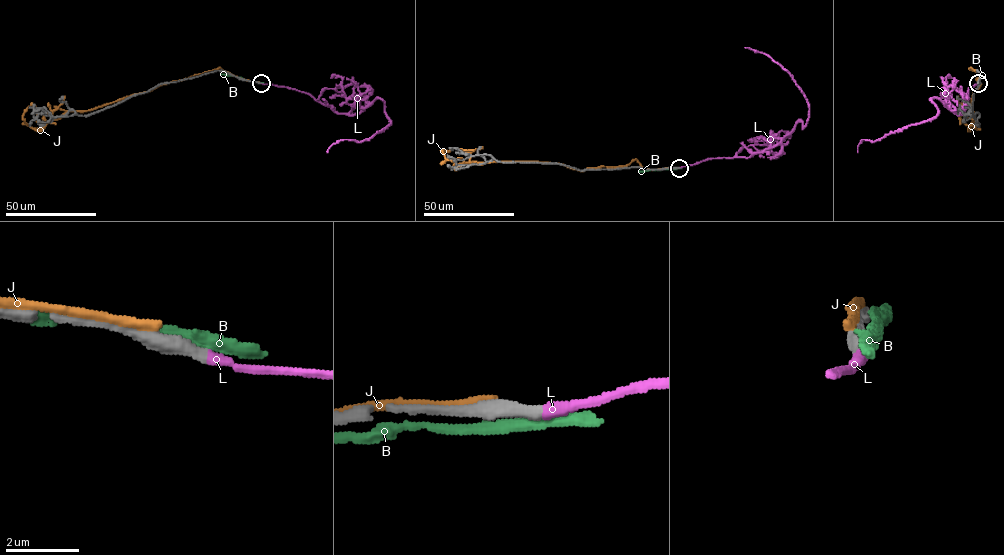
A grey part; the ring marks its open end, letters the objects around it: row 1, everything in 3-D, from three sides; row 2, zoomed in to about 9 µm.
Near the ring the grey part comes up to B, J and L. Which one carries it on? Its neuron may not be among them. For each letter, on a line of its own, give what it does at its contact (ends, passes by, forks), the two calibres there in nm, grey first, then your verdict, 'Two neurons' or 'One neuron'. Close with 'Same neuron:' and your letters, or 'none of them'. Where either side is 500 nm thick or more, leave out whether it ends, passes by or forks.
B: It passes by. Thickness 440 nm (grey) against 380 nm. Two neurons
J: It ends there. Thickness 280 nm (grey) against 360 nm. Two neurons
L: It ends there. Thickness 380 nm (grey) against 300 nm. One neuron
Same neuron: L

